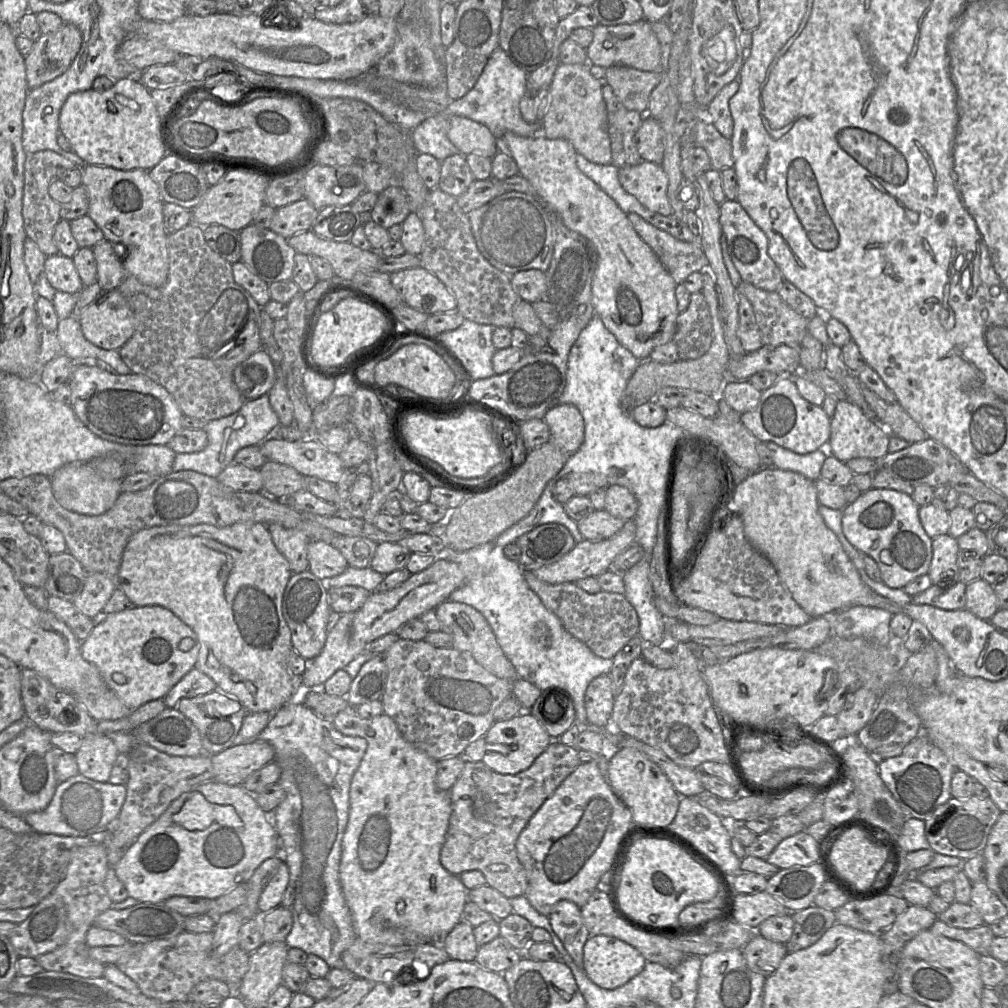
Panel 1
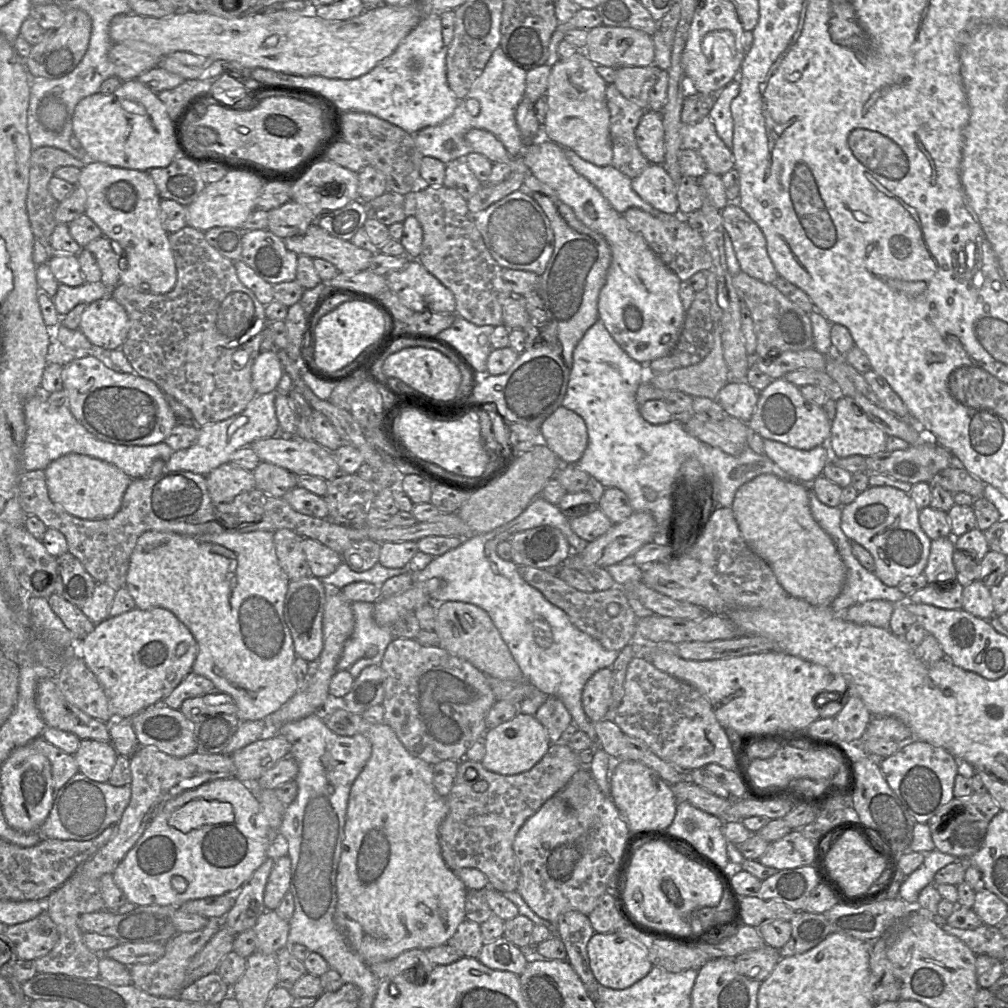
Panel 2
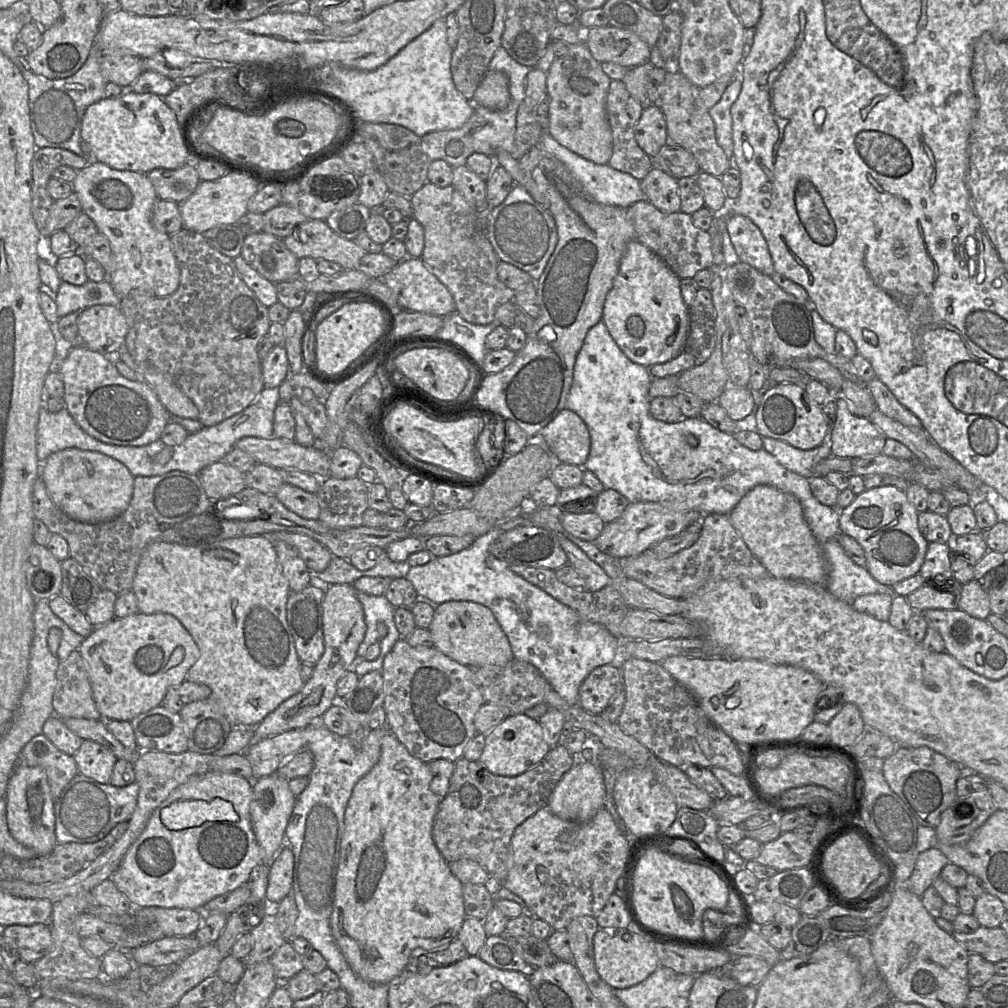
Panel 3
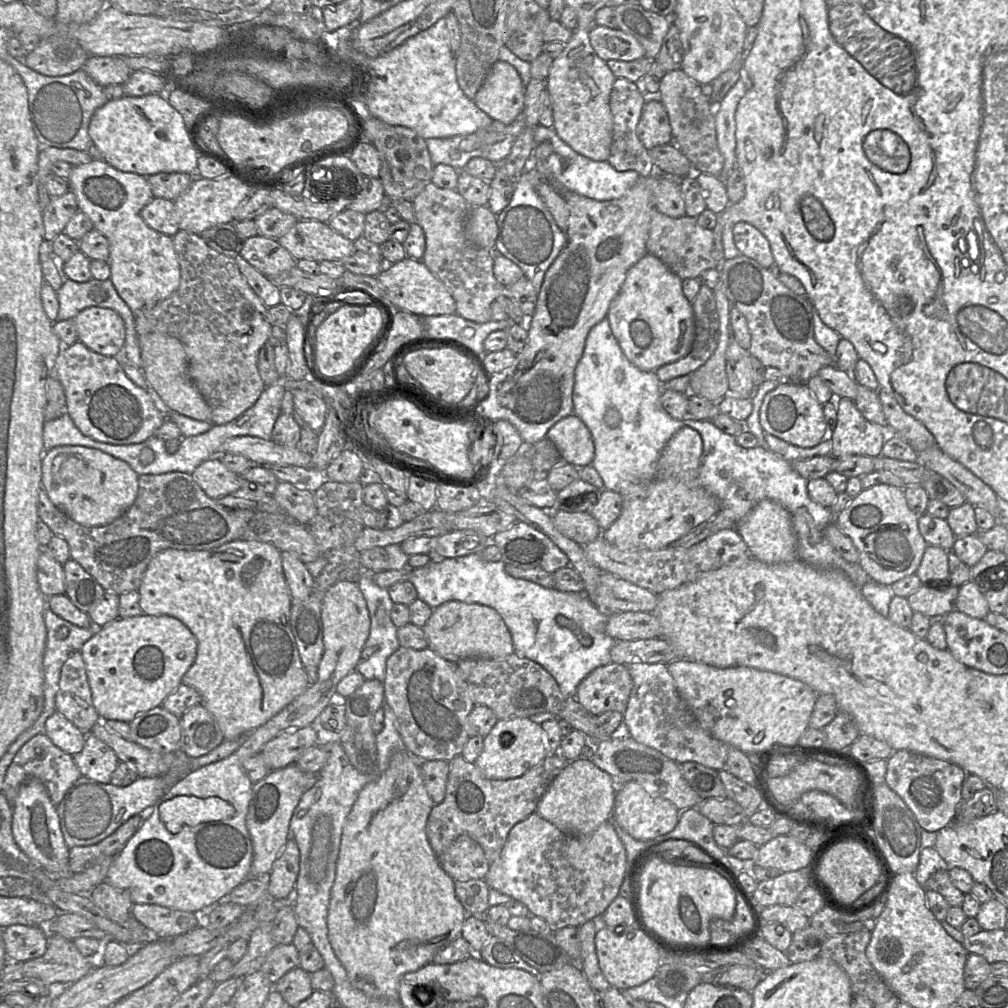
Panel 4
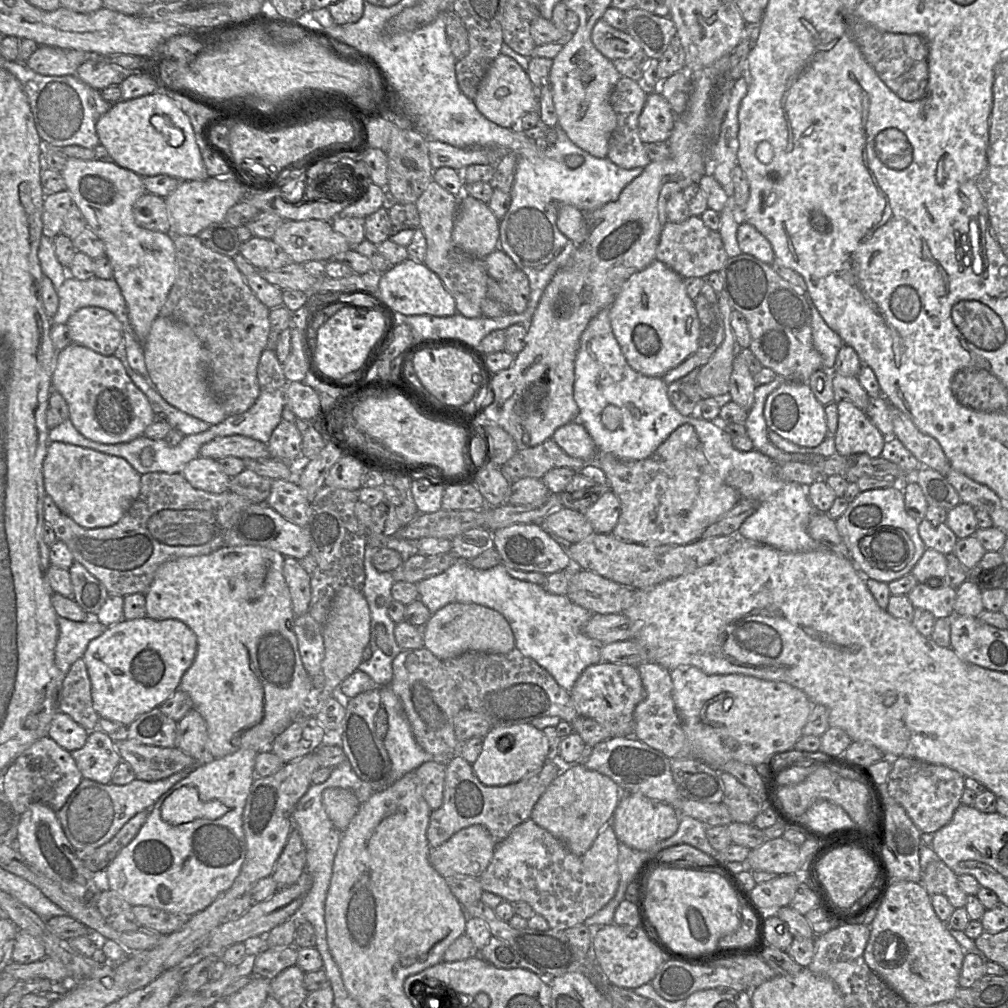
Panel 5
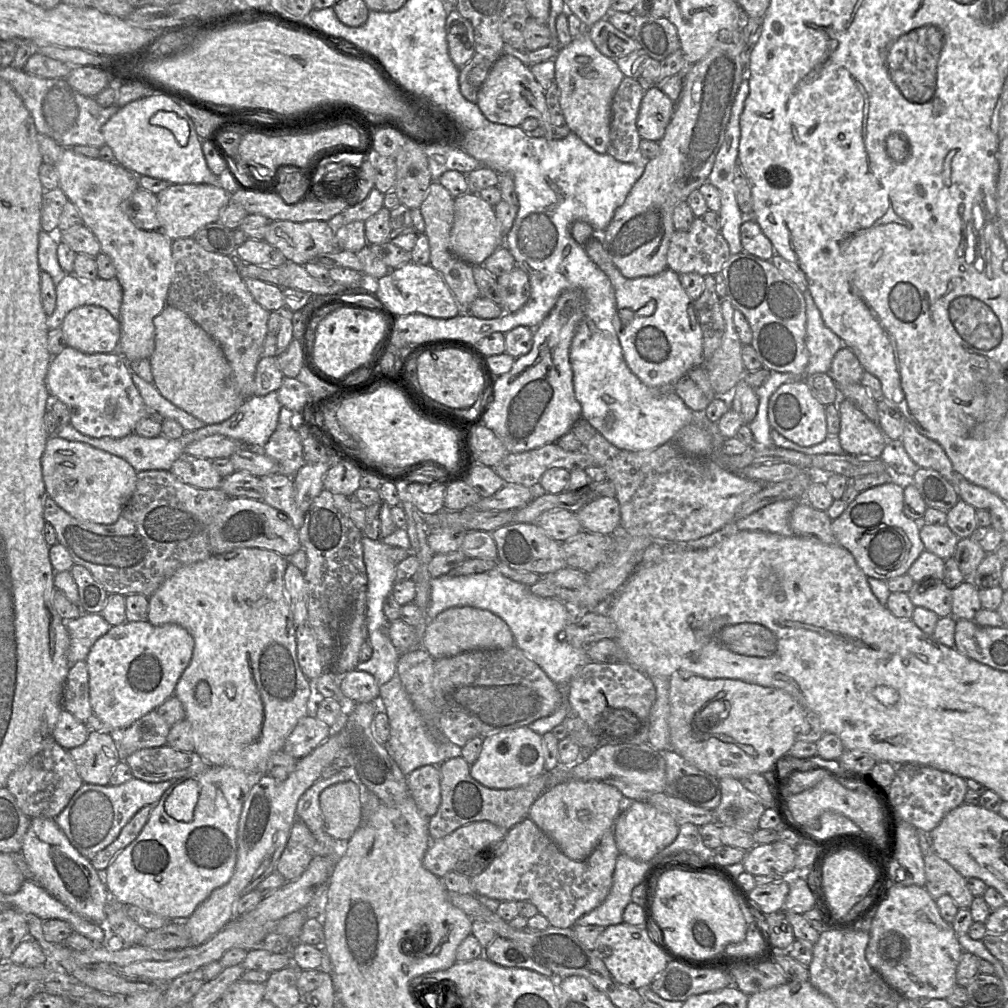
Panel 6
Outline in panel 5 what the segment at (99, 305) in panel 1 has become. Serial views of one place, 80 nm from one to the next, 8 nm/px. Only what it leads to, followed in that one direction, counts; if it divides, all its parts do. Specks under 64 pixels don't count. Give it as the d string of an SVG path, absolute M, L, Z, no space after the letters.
M81 308L68 319L66 326L72 343L104 356L112 356L123 345L123 326L107 309Z

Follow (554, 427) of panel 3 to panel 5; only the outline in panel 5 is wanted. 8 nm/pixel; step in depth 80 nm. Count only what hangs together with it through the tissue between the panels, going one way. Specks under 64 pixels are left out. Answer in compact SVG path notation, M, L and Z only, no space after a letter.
M579 421L559 427L551 439L569 456L596 463L597 447Z

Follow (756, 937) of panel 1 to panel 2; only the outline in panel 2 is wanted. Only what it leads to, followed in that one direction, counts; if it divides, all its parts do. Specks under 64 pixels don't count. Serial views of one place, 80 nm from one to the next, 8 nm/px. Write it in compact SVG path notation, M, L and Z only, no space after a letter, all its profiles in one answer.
M764 945L761 948L745 951L733 958L737 973L749 979L762 982L781 959L779 949Z

